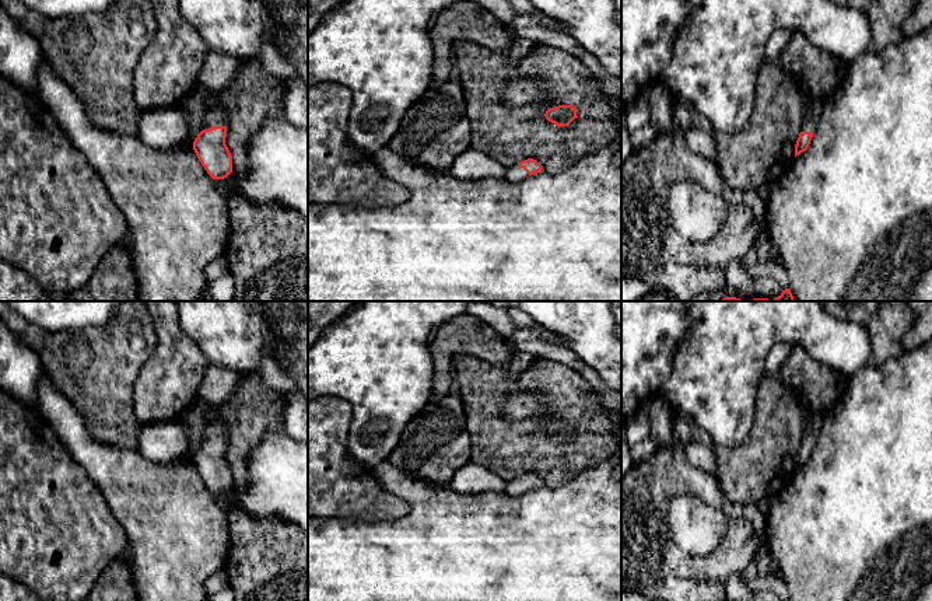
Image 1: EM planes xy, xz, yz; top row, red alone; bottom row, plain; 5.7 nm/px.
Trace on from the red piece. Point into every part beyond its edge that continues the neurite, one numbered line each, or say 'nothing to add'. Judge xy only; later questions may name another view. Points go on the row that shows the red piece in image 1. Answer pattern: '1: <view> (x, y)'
1: xy (216, 115)

